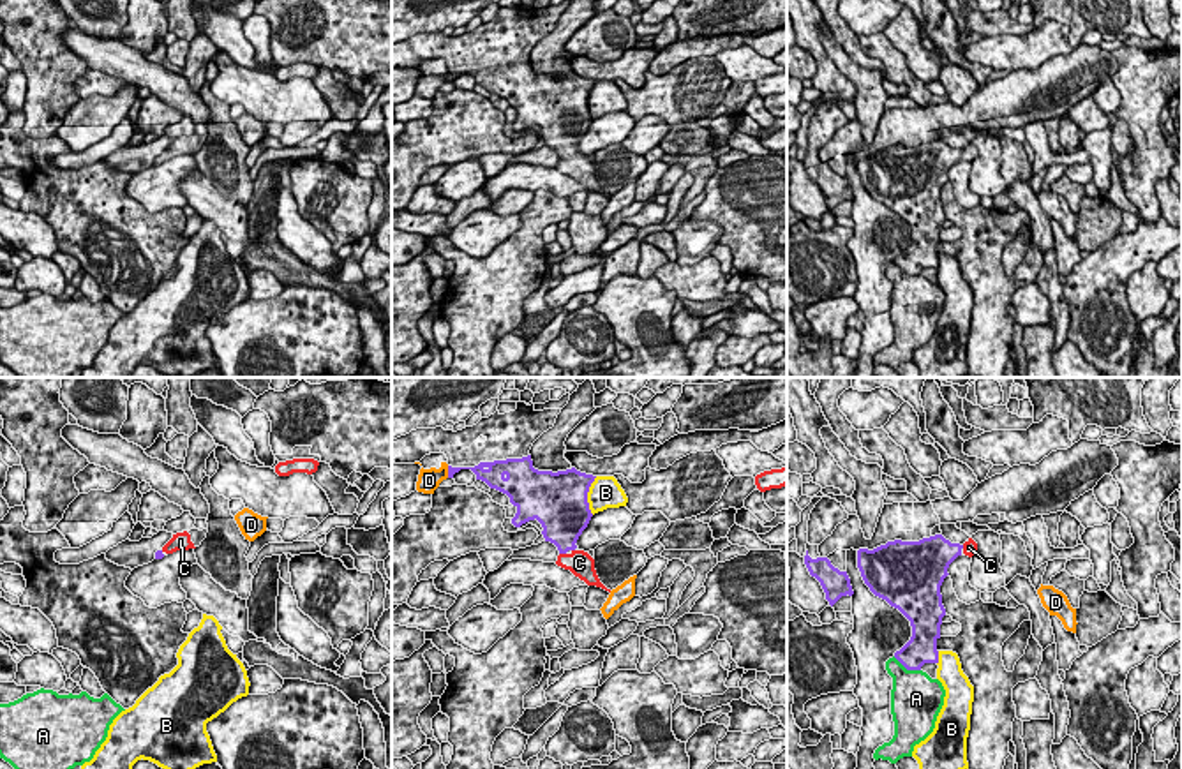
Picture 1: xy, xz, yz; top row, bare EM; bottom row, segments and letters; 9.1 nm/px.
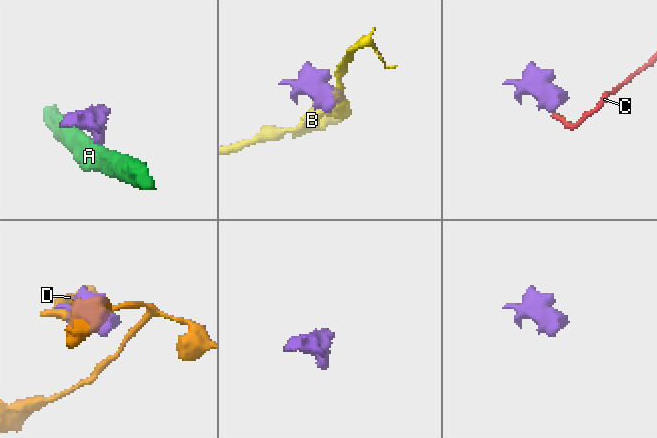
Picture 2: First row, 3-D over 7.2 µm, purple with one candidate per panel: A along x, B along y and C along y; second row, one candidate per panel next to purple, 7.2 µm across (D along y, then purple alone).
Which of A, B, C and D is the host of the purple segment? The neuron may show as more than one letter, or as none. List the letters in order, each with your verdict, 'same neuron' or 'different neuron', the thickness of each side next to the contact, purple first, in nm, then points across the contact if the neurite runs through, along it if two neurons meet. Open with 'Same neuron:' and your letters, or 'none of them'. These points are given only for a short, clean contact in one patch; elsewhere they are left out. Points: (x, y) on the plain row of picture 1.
Same neuron: C
A: different neuron; 280 nm thick on the purple side, 440 nm on the other
B: different neuron; 500 nm thick on the purple side, 280 nm on the other
C: same neuron; 360 nm thick on the purple side, 220 nm on the other; runs through xz (561, 131), (563, 157), (579, 168)
D: different neuron; 70 nm thick on the purple side, 200 nm on the other

